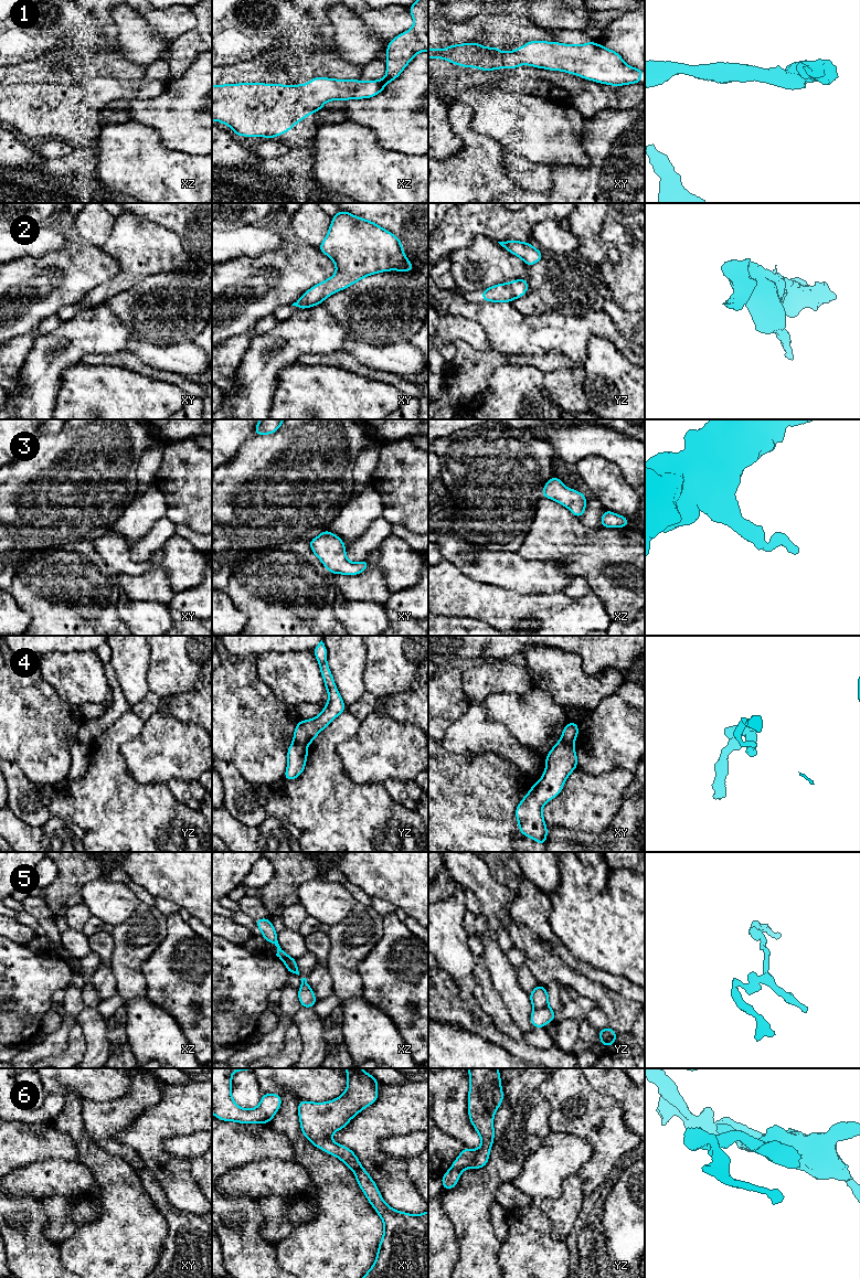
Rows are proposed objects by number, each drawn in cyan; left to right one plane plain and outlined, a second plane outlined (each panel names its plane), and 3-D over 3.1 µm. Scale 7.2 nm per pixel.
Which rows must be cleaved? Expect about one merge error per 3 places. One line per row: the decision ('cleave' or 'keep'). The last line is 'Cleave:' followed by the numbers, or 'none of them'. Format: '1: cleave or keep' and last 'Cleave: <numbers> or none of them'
1: keep
2: keep
3: keep
4: cleave
5: cleave
6: keep
Cleave: 4, 5

